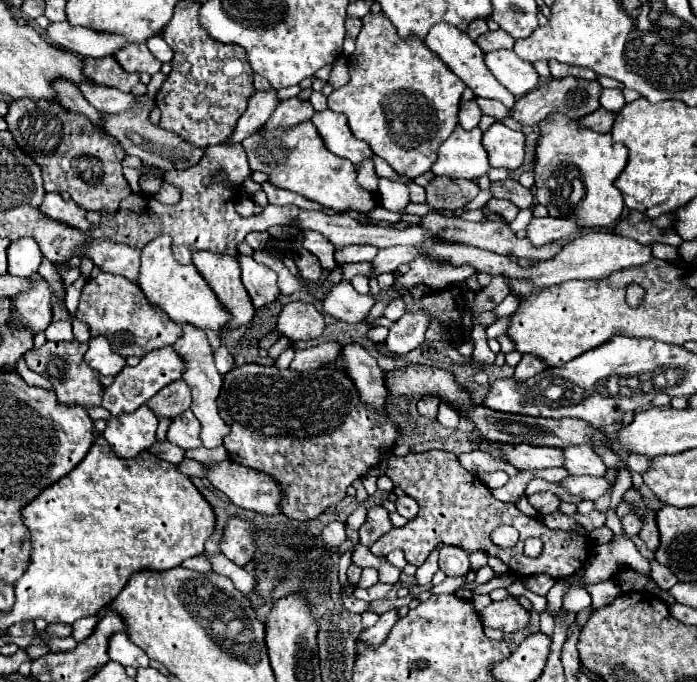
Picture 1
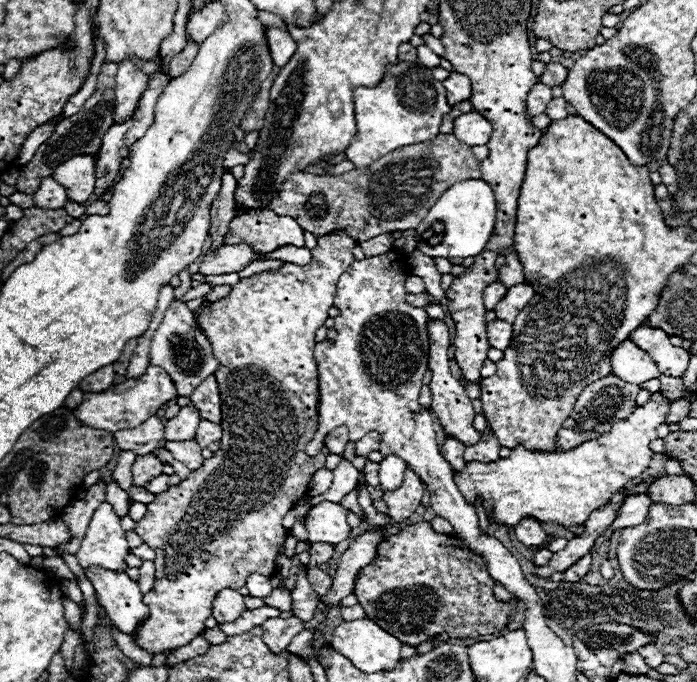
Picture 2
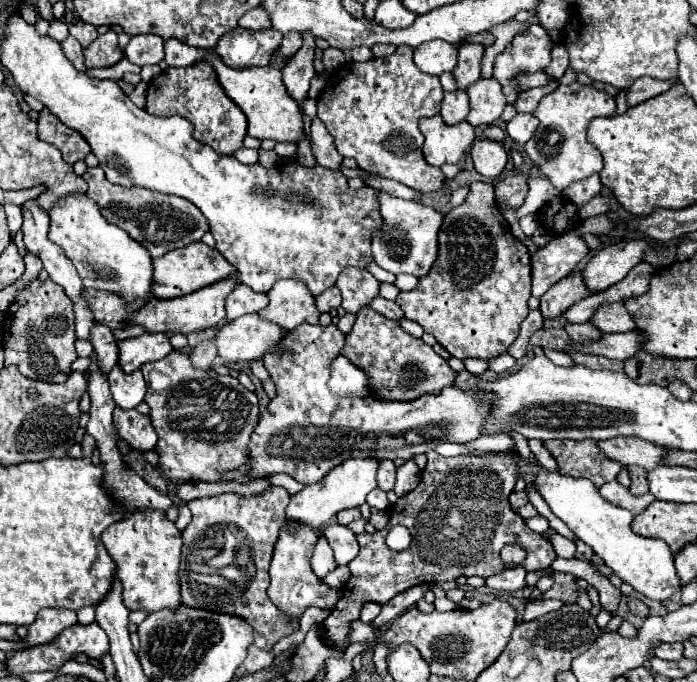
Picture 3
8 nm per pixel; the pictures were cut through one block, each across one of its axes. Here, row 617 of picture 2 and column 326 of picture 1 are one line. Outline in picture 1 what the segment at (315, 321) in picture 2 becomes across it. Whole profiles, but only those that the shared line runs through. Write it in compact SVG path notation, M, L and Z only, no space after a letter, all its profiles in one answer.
M312 122L298 124L290 130L258 130L254 136L242 142L252 170L266 172L268 182L296 192L312 202L318 202L322 208L334 212L370 212L380 204L380 194L364 190L356 184L354 166L350 160L344 160L324 148L320 134Z

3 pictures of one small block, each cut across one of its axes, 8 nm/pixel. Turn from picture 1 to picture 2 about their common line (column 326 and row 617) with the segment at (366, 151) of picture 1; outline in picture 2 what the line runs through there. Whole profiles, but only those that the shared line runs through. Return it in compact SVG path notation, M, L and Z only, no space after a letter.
M88 568L86 576L98 592L100 604L106 608L108 618L114 622L114 626L120 632L134 636L136 628L150 614L148 606L142 602L138 584L132 582L126 574L104 568Z

